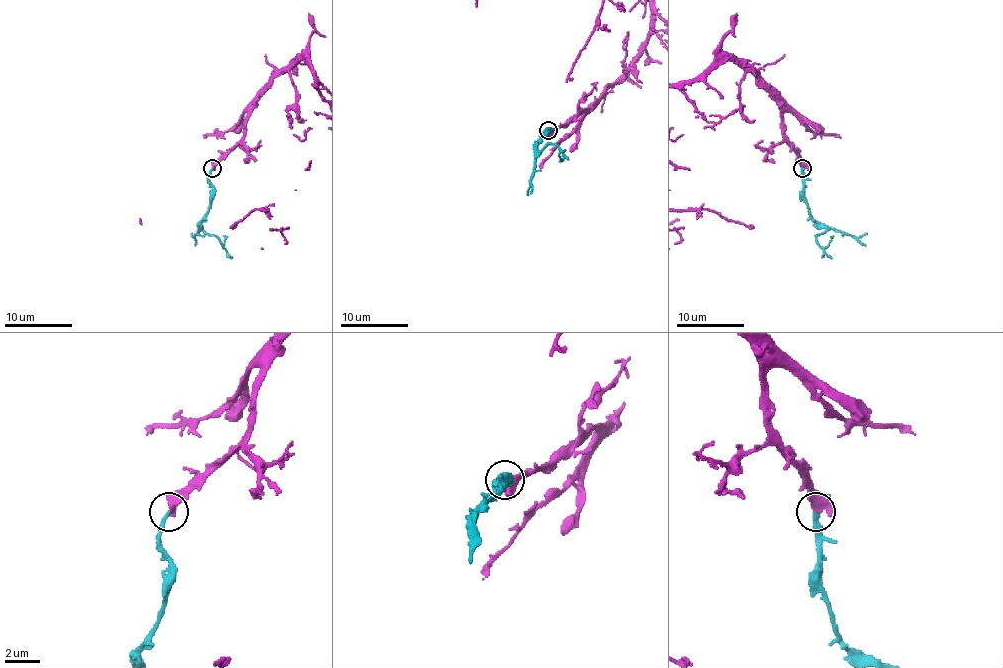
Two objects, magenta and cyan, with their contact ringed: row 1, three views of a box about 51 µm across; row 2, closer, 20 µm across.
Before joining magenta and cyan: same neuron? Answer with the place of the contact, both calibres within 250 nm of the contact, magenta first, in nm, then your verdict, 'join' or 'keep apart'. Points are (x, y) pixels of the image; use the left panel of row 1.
place (212, 168); calibres 600 and 200 nm; join

